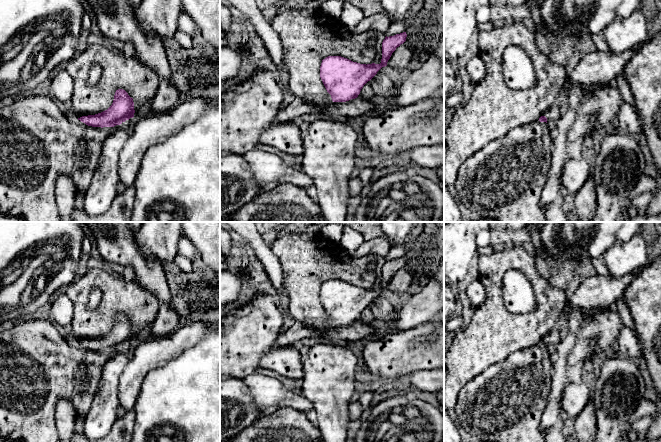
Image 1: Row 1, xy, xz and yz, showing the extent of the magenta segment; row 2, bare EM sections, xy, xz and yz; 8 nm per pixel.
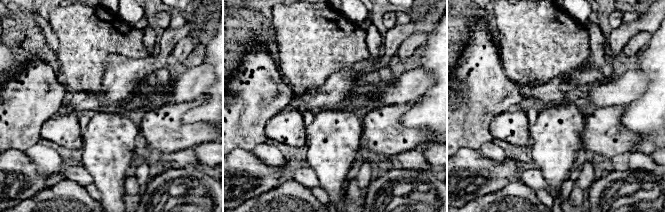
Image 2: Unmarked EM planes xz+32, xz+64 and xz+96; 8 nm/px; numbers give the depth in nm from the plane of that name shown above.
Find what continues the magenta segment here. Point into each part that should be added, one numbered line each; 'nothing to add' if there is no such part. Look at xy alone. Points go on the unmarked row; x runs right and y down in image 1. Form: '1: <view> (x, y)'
nothing to add

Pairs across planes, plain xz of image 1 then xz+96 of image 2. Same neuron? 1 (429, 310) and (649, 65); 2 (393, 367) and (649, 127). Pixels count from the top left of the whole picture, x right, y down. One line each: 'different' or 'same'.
1: different
2: different

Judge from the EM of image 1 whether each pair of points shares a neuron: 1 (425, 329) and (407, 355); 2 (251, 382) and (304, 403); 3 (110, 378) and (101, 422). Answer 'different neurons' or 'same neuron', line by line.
1: same neuron
2: same neuron
3: same neuron

